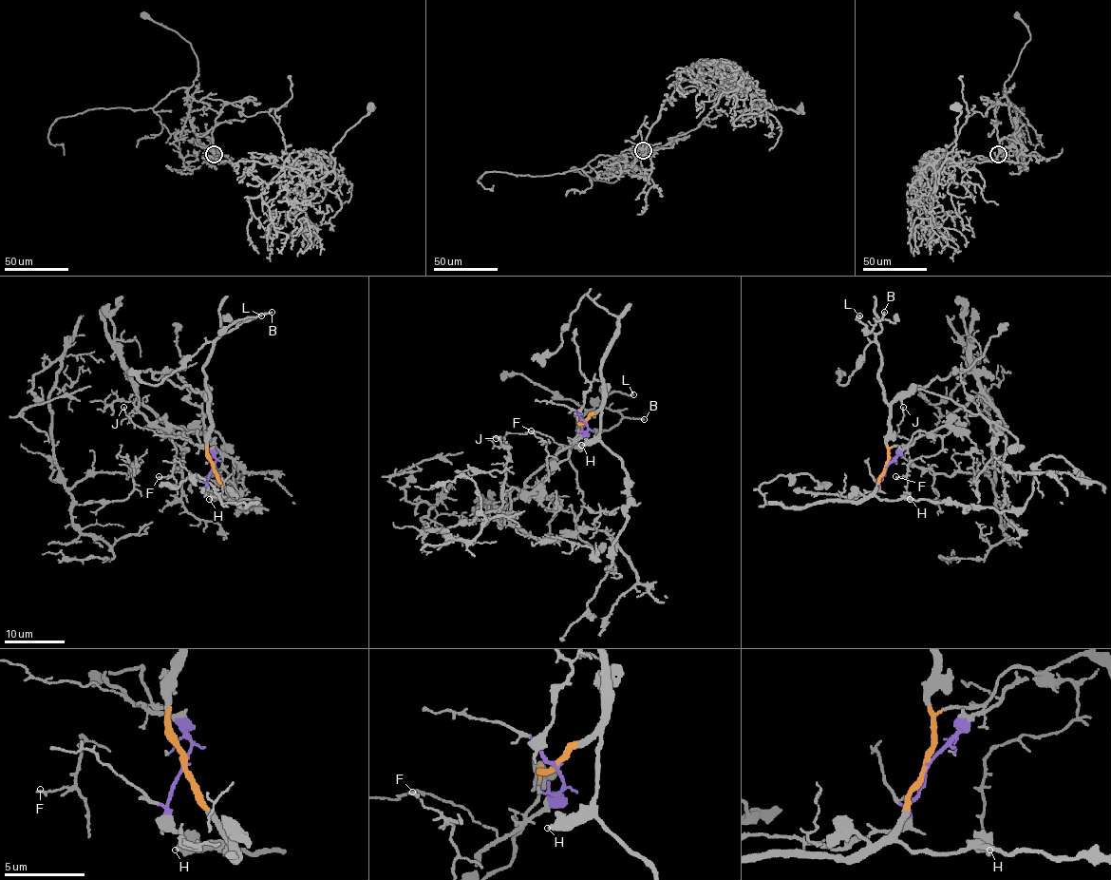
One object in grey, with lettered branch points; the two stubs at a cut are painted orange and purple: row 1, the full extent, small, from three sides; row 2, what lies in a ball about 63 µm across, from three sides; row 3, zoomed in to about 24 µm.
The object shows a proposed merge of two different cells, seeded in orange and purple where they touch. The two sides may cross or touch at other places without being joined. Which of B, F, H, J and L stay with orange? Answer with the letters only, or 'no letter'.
B, H, L

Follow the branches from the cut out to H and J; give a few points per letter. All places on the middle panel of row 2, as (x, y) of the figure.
H: (584, 421), (601, 411), (599, 433), (581, 444)
J: (584, 421), (587, 429), (566, 447), (550, 436), (530, 430), (495, 438)

